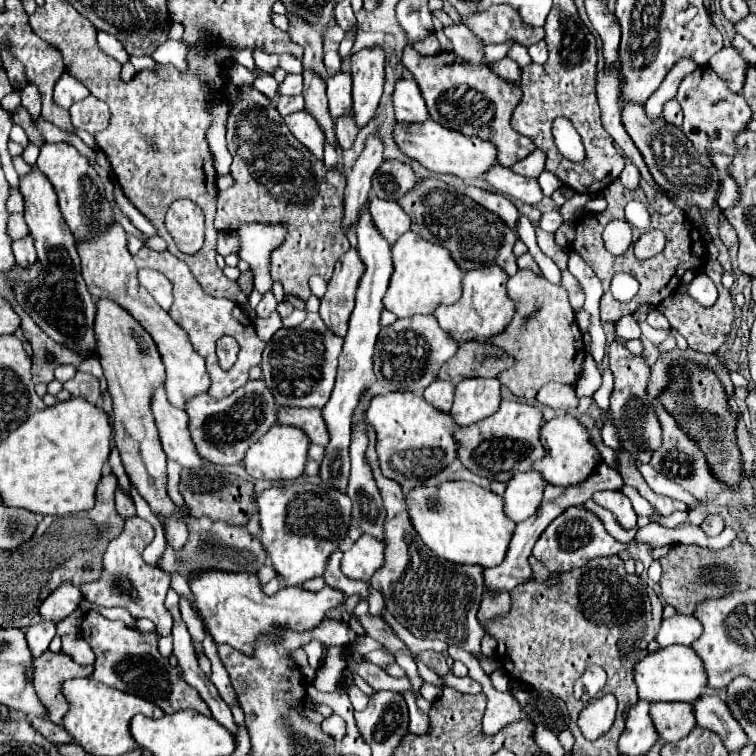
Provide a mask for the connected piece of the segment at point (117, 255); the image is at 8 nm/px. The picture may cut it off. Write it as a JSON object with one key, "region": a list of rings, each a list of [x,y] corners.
{"region":[[[118,221],[110,225],[110,229],[104,229],[104,233],[96,233],[90,241],[76,241],[74,247],[82,259],[82,275],[88,285],[88,291],[94,299],[110,299],[124,307],[156,341],[158,351],[162,353],[162,361],[166,367],[166,393],[168,401],[184,409],[186,401],[202,395],[210,387],[210,377],[206,373],[206,361],[202,355],[198,355],[188,341],[188,335],[170,319],[170,315],[156,305],[156,301],[150,297],[150,293],[140,287],[138,283],[138,267],[134,265],[134,257],[128,251],[126,231]]]}

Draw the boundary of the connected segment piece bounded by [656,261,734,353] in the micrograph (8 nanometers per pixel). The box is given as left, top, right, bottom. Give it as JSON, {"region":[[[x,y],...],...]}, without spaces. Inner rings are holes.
{"region":[[[706,261],[706,271],[710,273],[710,279],[714,281],[714,285],[718,287],[718,301],[712,307],[702,307],[696,301],[674,293],[670,297],[666,297],[656,309],[670,321],[670,327],[674,327],[680,335],[684,335],[684,339],[688,341],[688,345],[696,351],[702,353],[716,353],[718,347],[728,339],[730,331],[732,331],[732,321],[734,321],[734,301],[730,291],[720,283],[722,277],[722,265],[718,261]]]}

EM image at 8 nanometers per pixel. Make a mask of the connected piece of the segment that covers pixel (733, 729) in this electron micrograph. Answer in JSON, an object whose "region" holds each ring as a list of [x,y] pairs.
{"region":[[[704,693],[704,697],[700,697],[694,703],[694,715],[696,715],[696,723],[700,727],[714,731],[722,739],[728,753],[742,751],[746,747],[746,743],[748,743],[746,733],[734,721],[726,703],[718,695]]]}

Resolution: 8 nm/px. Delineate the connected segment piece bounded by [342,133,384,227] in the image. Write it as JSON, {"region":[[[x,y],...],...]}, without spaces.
{"region":[[[372,133],[366,141],[364,151],[356,159],[352,171],[346,175],[346,193],[344,193],[344,217],[342,227],[354,225],[358,219],[358,213],[362,211],[364,203],[370,197],[372,187],[372,175],[384,161],[384,143],[380,139],[380,133]]]}

